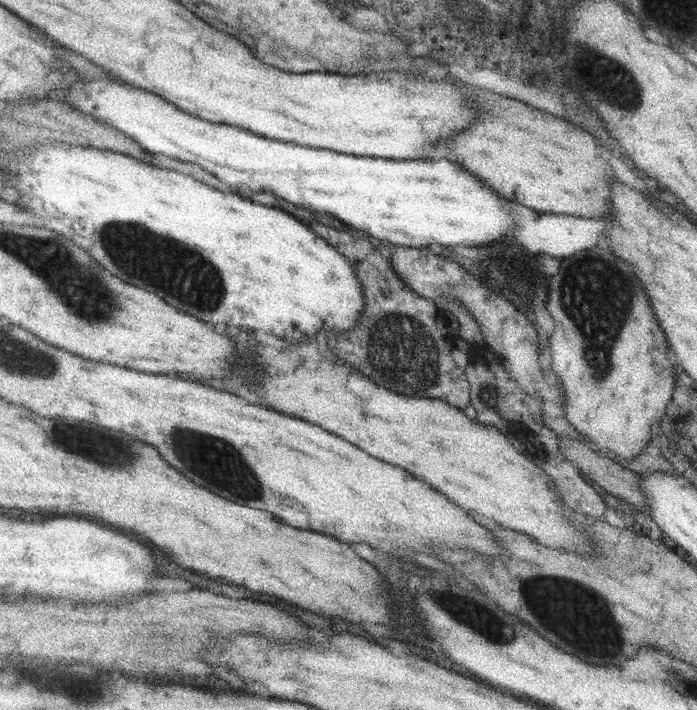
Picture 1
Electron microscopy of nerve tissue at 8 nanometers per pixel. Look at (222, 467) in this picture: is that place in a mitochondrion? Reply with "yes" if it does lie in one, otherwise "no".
yes

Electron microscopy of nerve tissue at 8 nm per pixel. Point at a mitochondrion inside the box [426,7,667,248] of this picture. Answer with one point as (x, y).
(617, 88)

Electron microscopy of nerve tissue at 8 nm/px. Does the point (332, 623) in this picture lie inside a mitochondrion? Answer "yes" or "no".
no

